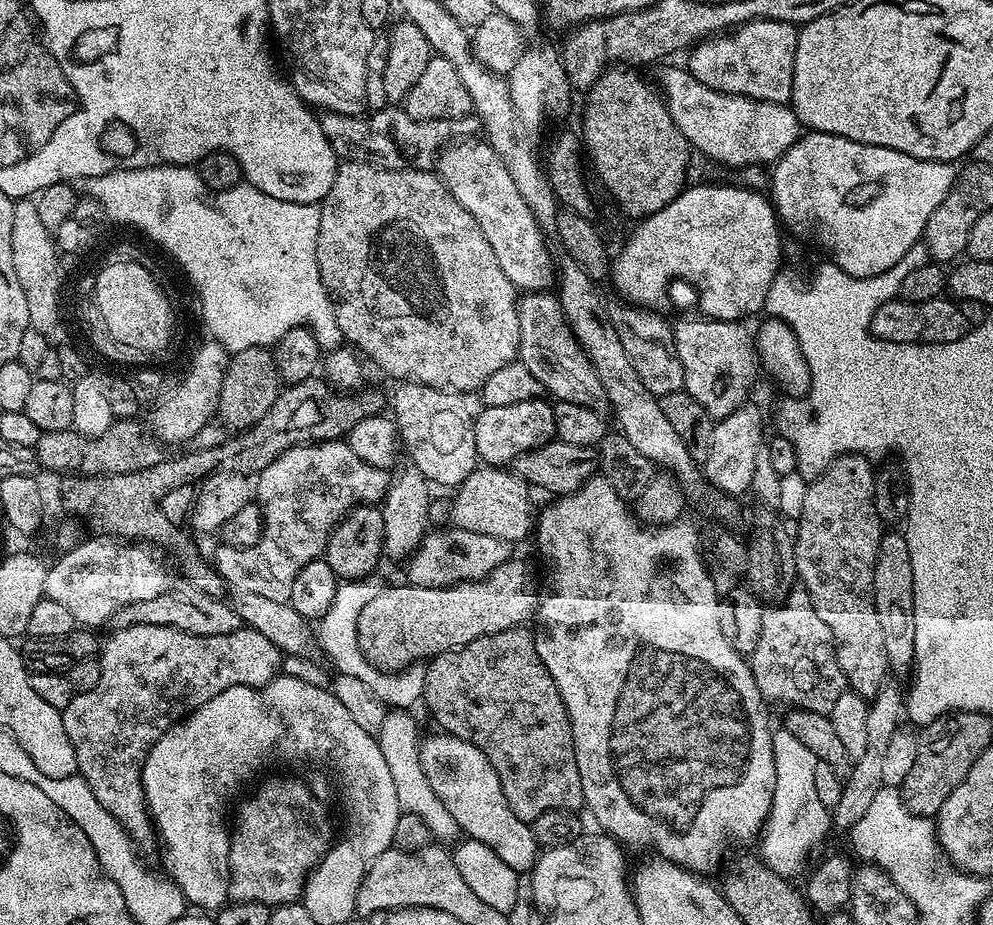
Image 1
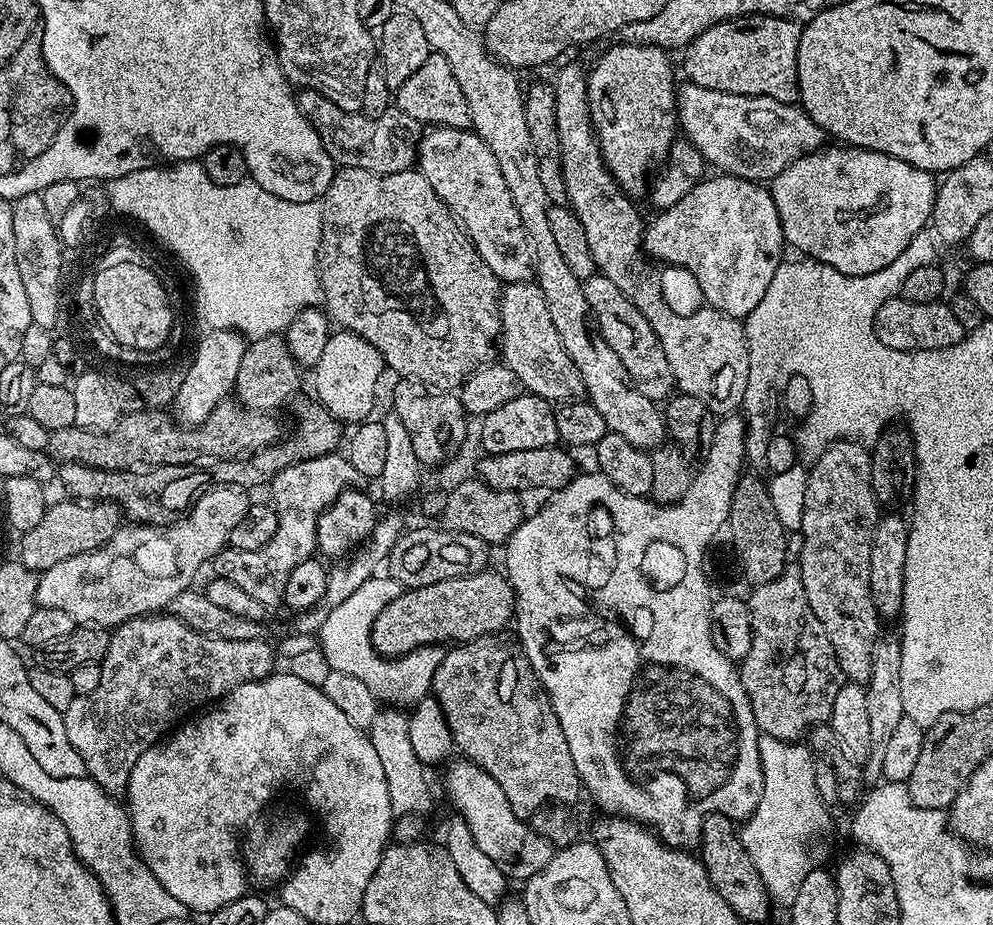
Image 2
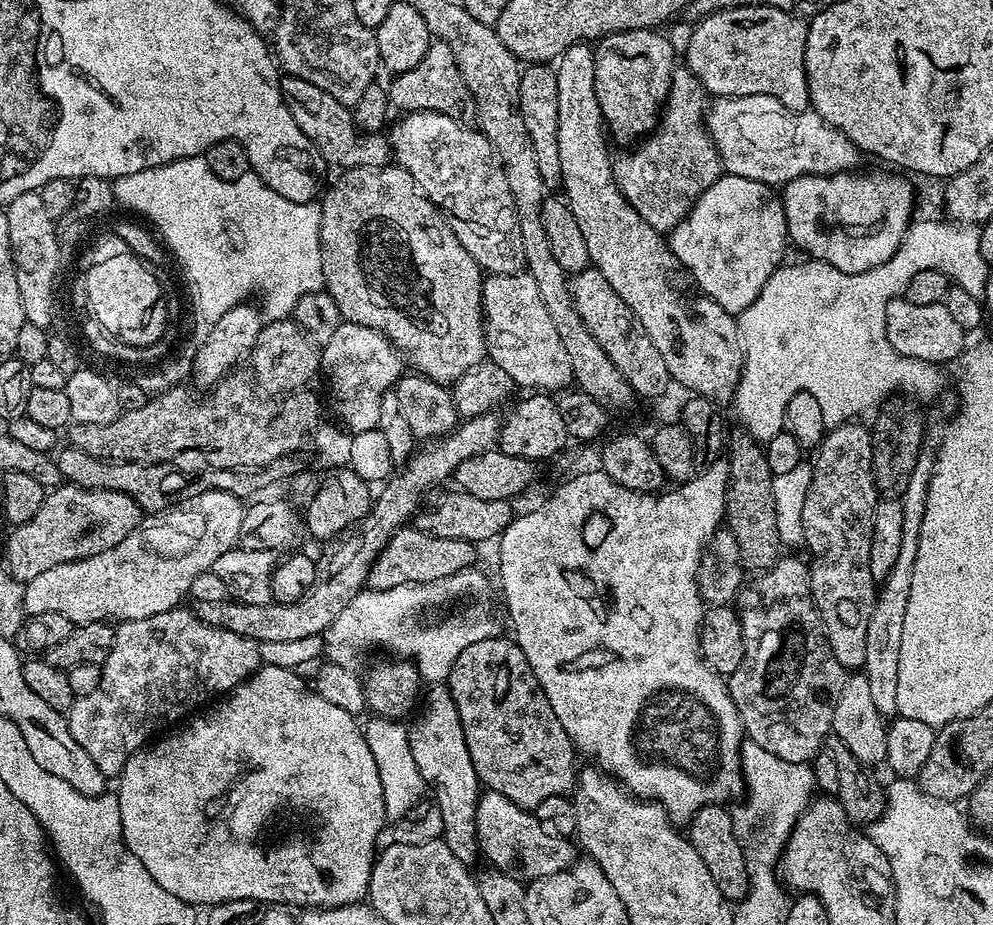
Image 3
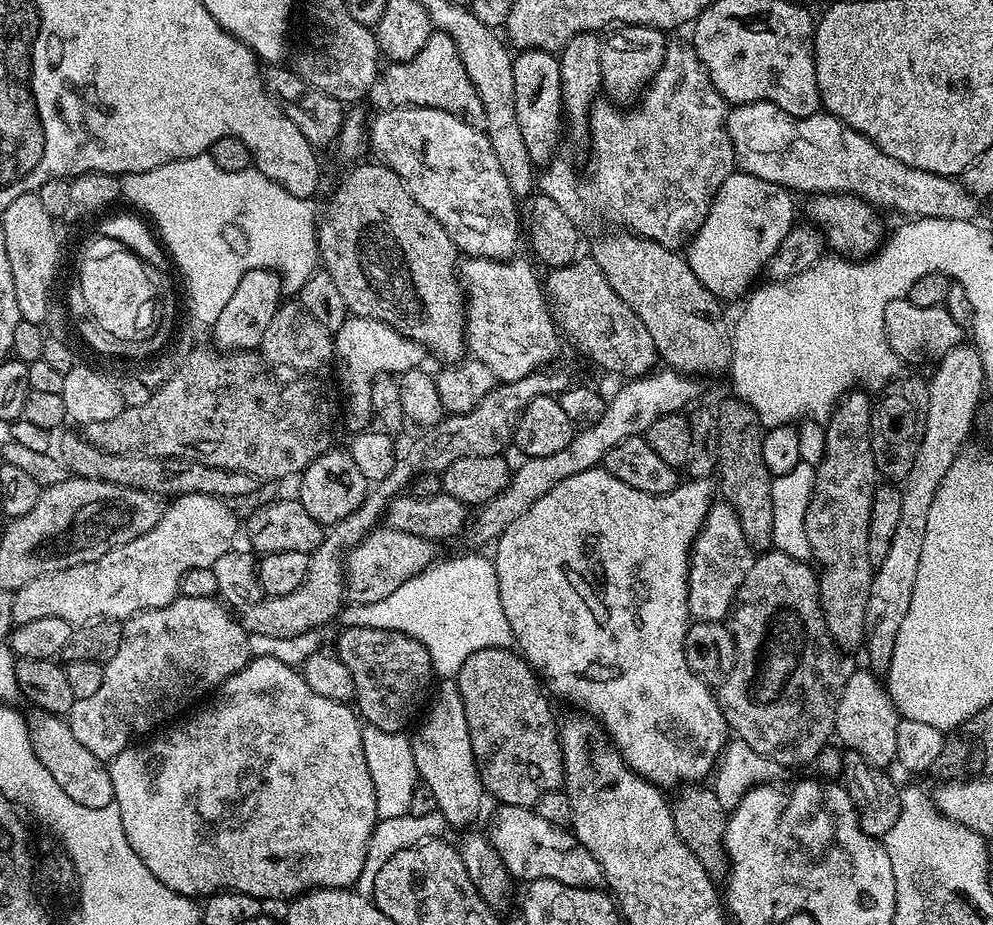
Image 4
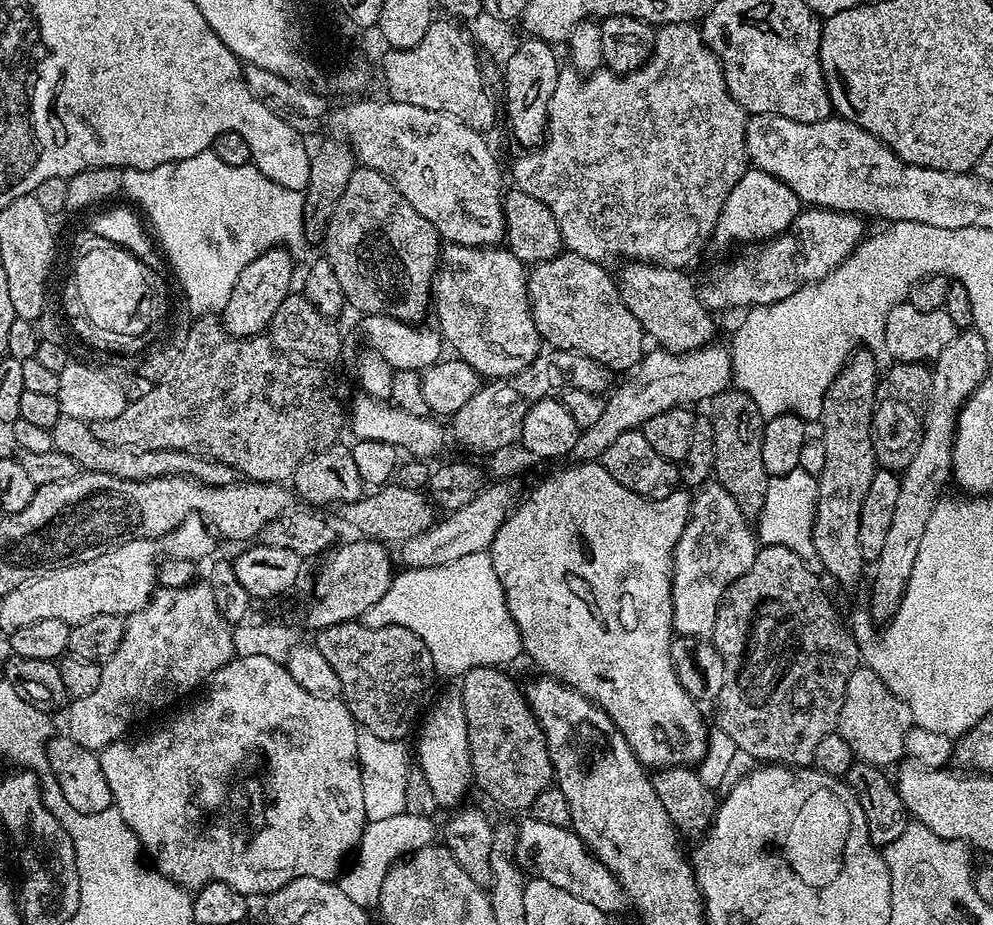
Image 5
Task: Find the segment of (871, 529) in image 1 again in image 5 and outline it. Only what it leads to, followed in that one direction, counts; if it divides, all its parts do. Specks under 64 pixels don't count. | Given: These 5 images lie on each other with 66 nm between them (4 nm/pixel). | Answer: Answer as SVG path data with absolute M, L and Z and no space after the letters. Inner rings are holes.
M857 350L849 356L844 369L830 382L830 390L826 390L819 418L819 423L824 424L822 443L826 450L826 466L822 466L816 486L818 498L812 533L819 567L824 567L840 584L858 583L866 567L862 546L858 546L858 522L862 514L862 498L866 498L866 490L870 490L870 482L874 482L874 474L878 471L872 445L872 415L876 409L878 371L876 372L876 364L872 360L875 360L873 353L867 350Z

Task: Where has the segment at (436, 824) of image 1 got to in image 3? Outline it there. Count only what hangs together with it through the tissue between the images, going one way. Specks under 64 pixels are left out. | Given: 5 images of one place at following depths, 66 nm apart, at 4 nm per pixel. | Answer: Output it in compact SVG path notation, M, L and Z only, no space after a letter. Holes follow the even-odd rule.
M375 714L369 715L367 718L369 720L363 721L362 727L366 746L370 746L370 754L374 754L374 763L378 766L378 776L382 778L384 814L389 821L400 822L408 816L407 812L423 798L424 790L426 790L425 780L410 751L409 725Z

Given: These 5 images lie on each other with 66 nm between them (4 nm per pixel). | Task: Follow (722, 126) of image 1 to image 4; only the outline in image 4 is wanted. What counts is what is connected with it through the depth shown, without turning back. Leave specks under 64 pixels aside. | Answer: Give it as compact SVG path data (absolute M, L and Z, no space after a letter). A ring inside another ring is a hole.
M750 102L749 104L737 104L728 113L728 133L730 134L730 142L734 148L734 158L736 159L736 168L741 172L750 174L754 178L762 178L766 182L774 182L781 184L783 188L791 190L793 193L799 194L819 194L822 192L835 192L837 194L851 194L857 196L859 200L865 200L867 204L875 206L877 209L889 208L892 212L901 212L904 218L932 218L932 219L962 219L975 221L977 197L972 196L964 189L963 183L959 179L951 176L939 176L938 174L930 174L926 170L918 170L906 166L902 162L898 162L894 158L890 158L890 154L882 154L882 150L878 150L878 146L874 146L874 142L870 142L870 138L866 138L862 134L858 134L850 126L846 126L836 116L830 116L827 112L821 110L815 112L813 116L791 116L782 111L778 106L774 106L768 102Z

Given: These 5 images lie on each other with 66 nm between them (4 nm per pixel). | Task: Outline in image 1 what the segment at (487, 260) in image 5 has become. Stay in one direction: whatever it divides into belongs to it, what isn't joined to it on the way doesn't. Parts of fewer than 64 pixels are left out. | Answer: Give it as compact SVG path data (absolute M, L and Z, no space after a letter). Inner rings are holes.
M548 290L530 292L519 297L518 307L519 363L524 364L526 370L530 370L534 378L538 378L538 382L542 382L549 397L566 402L578 402L587 408L603 409L606 404L604 387L598 378L596 368L588 361L587 354L570 330L564 311L560 309L559 299Z

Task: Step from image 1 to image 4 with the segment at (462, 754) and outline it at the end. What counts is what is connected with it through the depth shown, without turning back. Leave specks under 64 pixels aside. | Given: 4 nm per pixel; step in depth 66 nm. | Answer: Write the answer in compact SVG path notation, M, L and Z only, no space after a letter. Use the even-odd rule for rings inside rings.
M500 804L486 835L513 881L553 880L571 888L600 888L604 875L594 858L568 828L556 828L532 808Z

